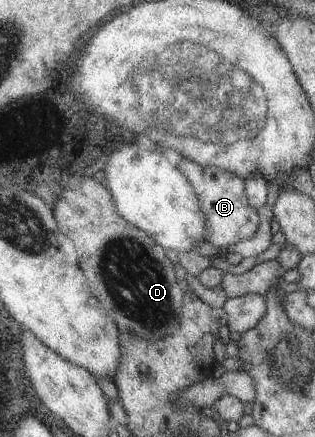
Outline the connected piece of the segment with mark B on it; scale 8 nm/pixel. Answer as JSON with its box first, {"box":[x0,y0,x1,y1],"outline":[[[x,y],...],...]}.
{"box":[175,158,258,247],"outline":[[[182,158],[175,166],[186,176],[191,188],[194,188],[199,208],[203,211],[204,242],[222,247],[237,244],[254,235],[258,229],[258,215],[249,204],[242,178],[225,169],[198,165],[188,158]]]}

